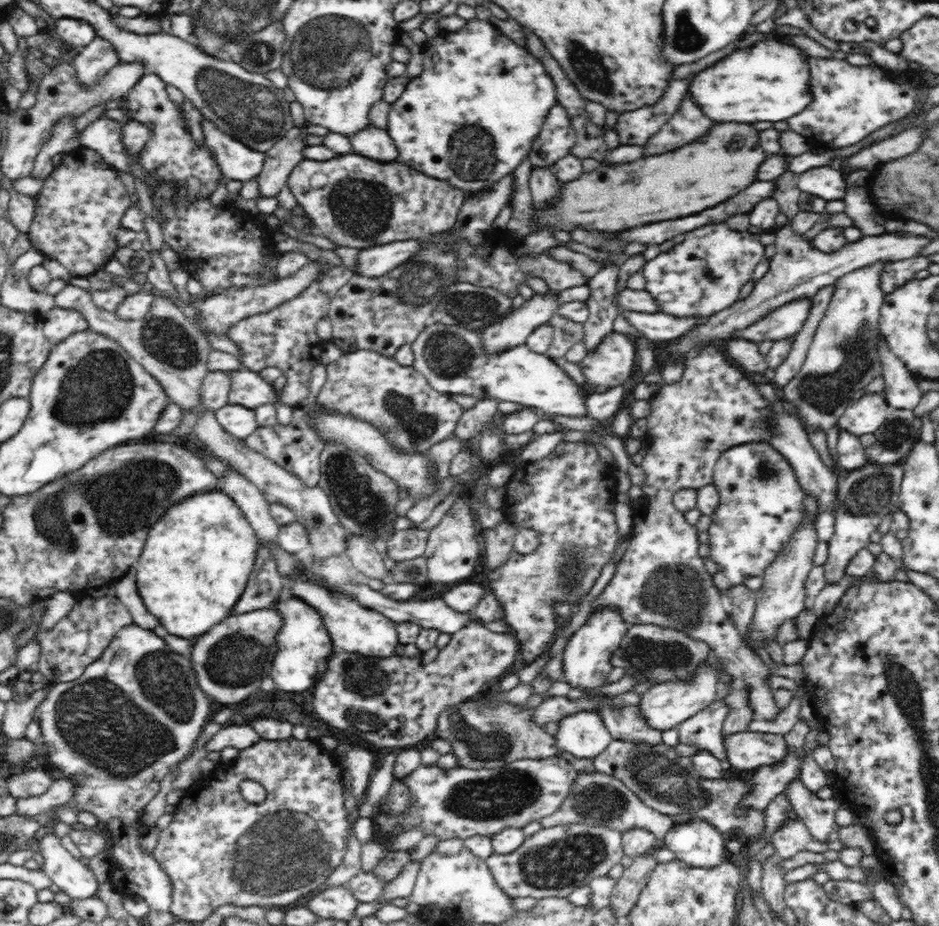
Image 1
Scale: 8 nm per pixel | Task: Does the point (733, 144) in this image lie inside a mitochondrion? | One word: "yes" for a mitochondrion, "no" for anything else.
no

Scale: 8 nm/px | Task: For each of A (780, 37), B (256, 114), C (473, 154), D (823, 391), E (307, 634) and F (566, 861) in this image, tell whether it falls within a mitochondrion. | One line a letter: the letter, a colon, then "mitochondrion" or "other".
A: other
B: mitochondrion
C: mitochondrion
D: mitochondrion
E: other
F: mitochondrion

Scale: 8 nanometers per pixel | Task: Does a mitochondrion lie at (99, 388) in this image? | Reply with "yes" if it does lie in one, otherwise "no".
yes

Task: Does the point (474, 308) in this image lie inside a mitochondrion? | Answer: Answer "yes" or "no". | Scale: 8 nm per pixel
yes

